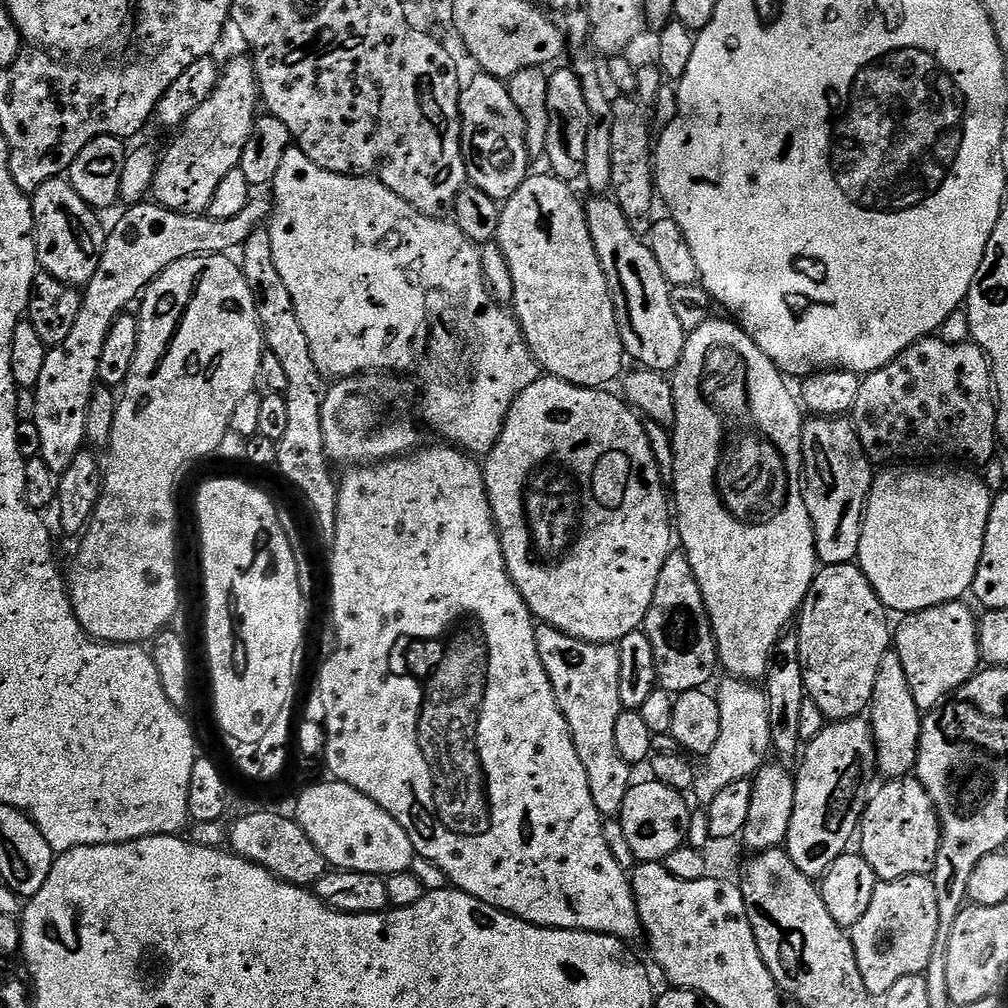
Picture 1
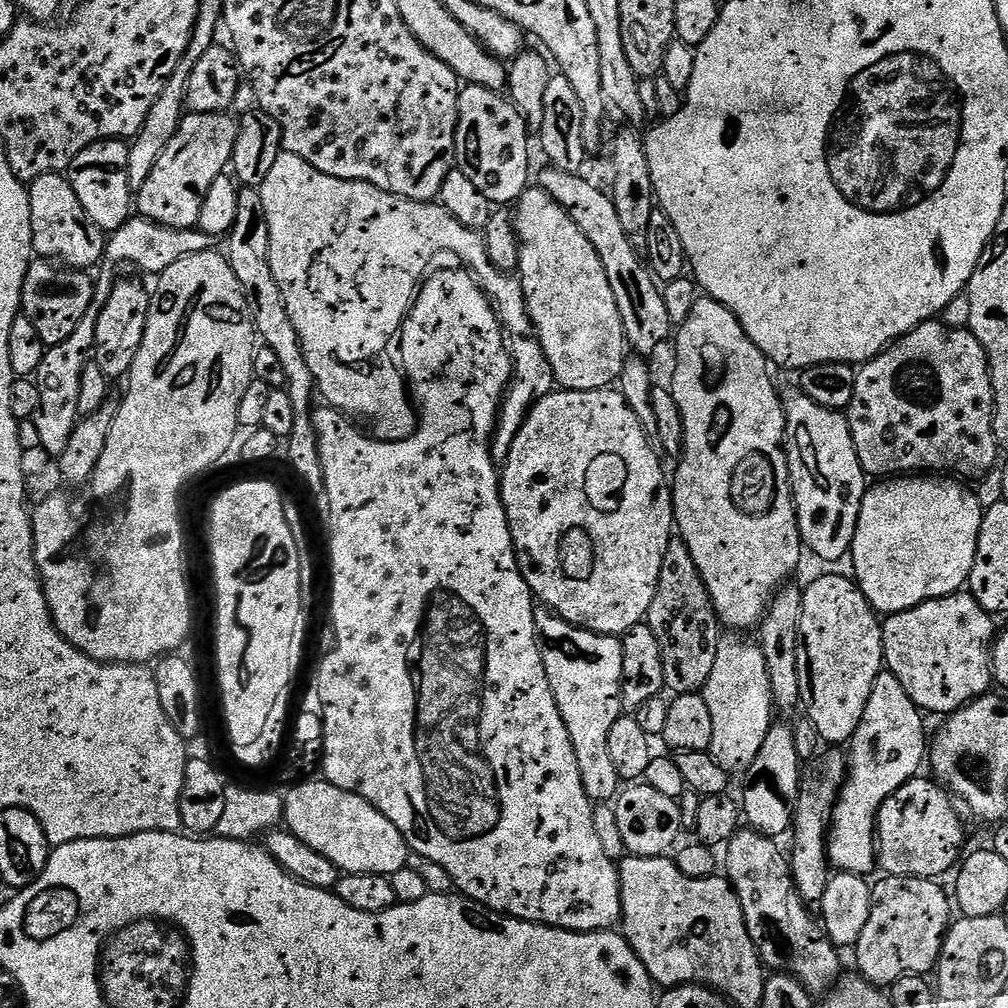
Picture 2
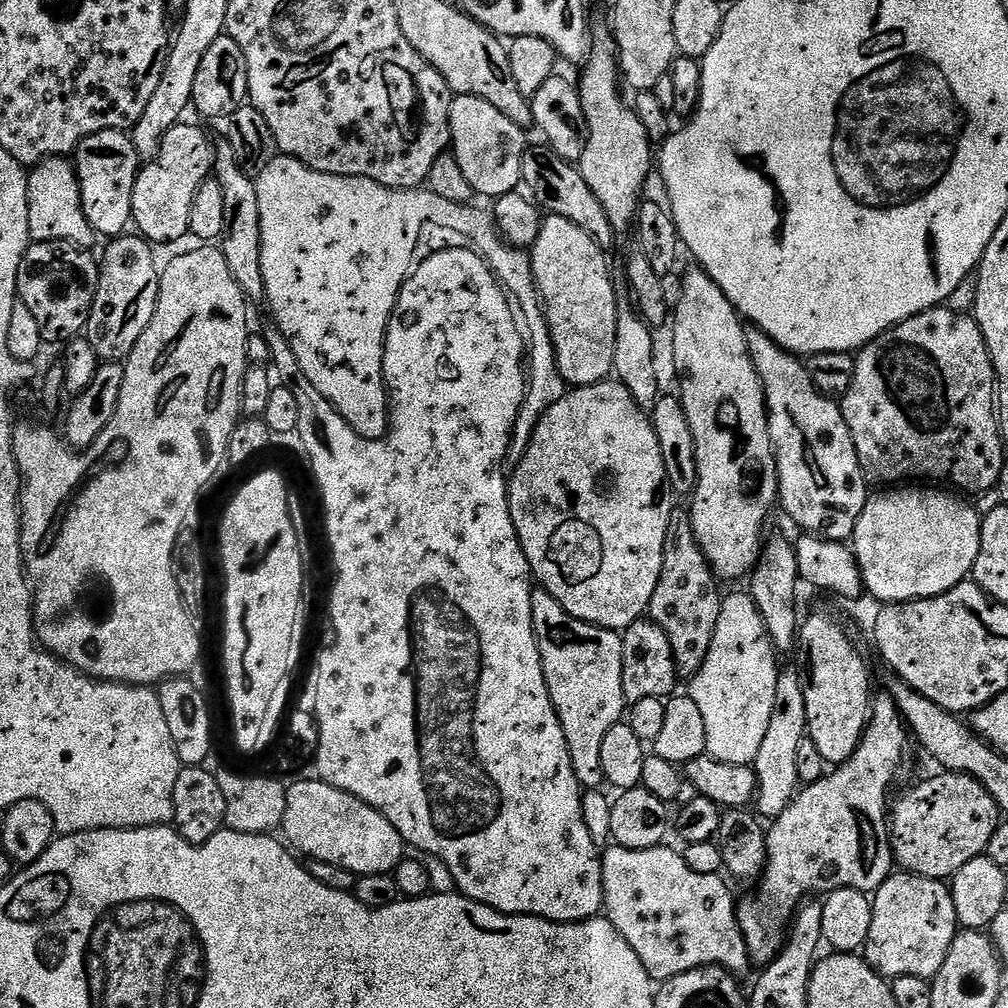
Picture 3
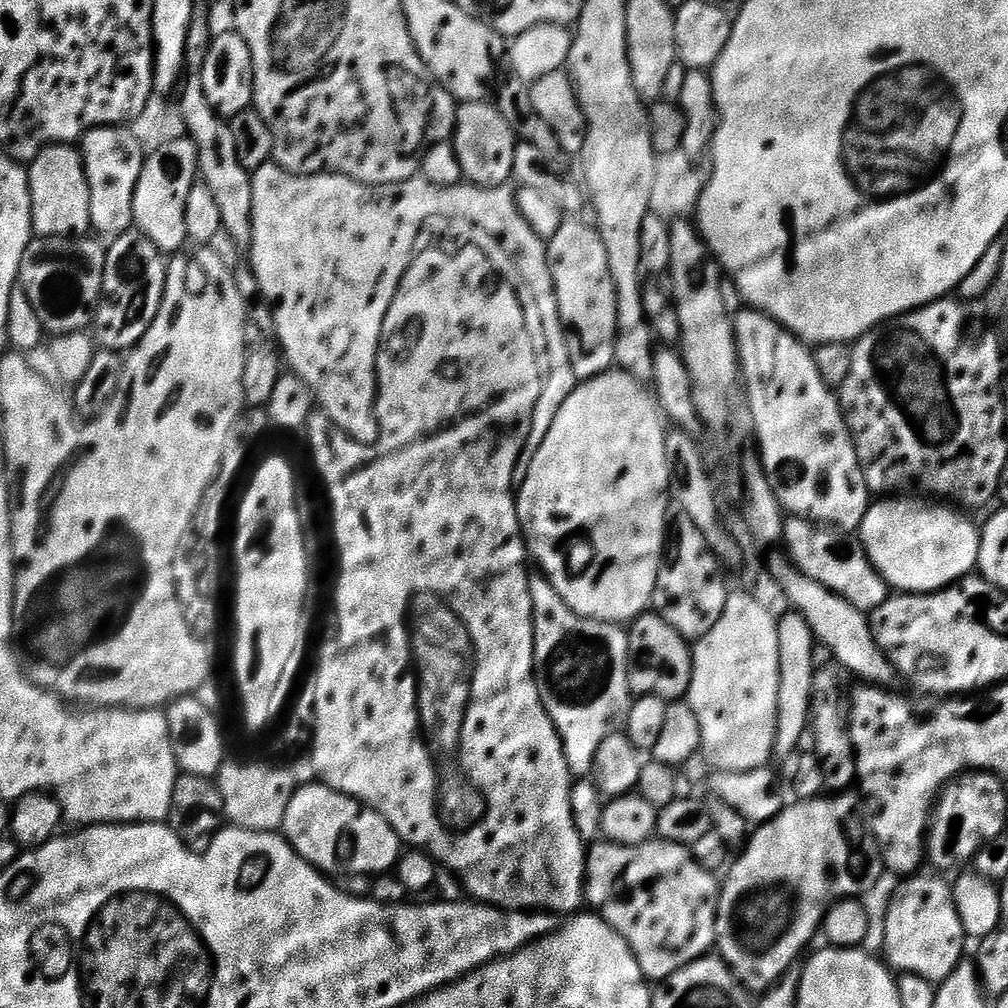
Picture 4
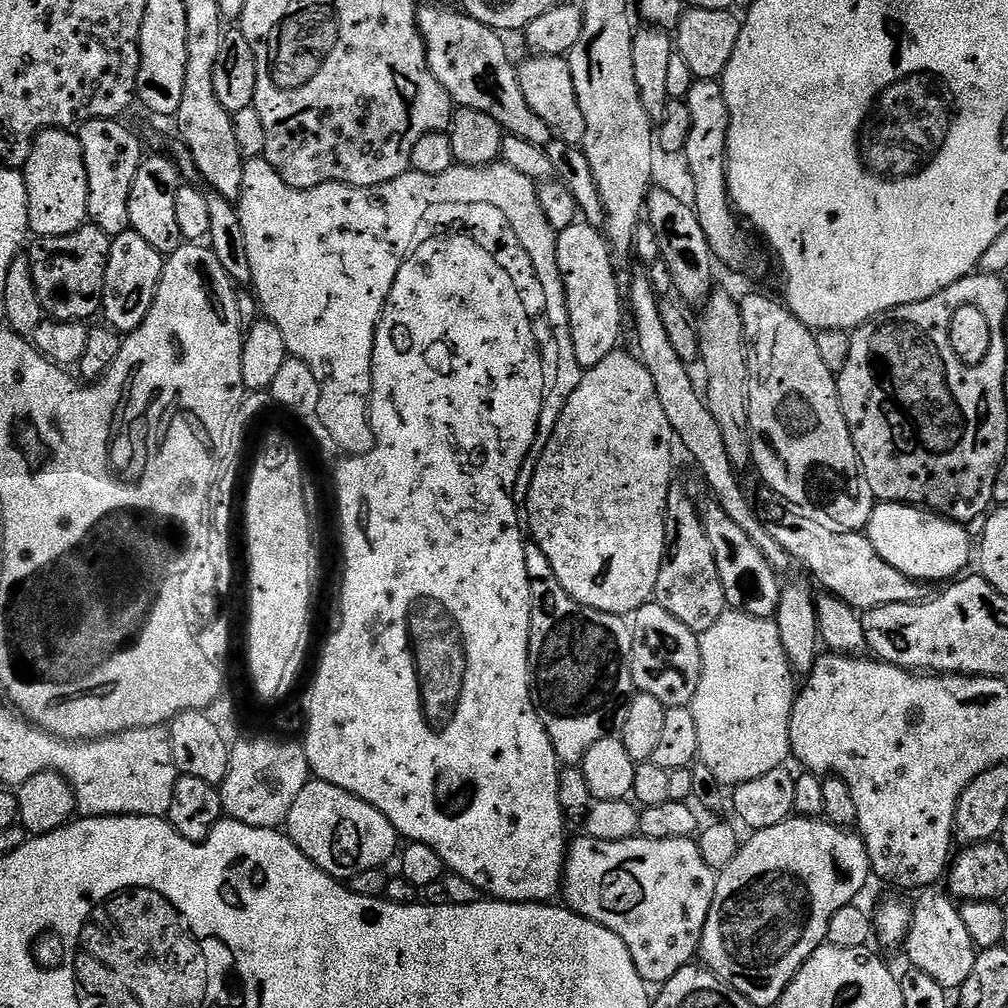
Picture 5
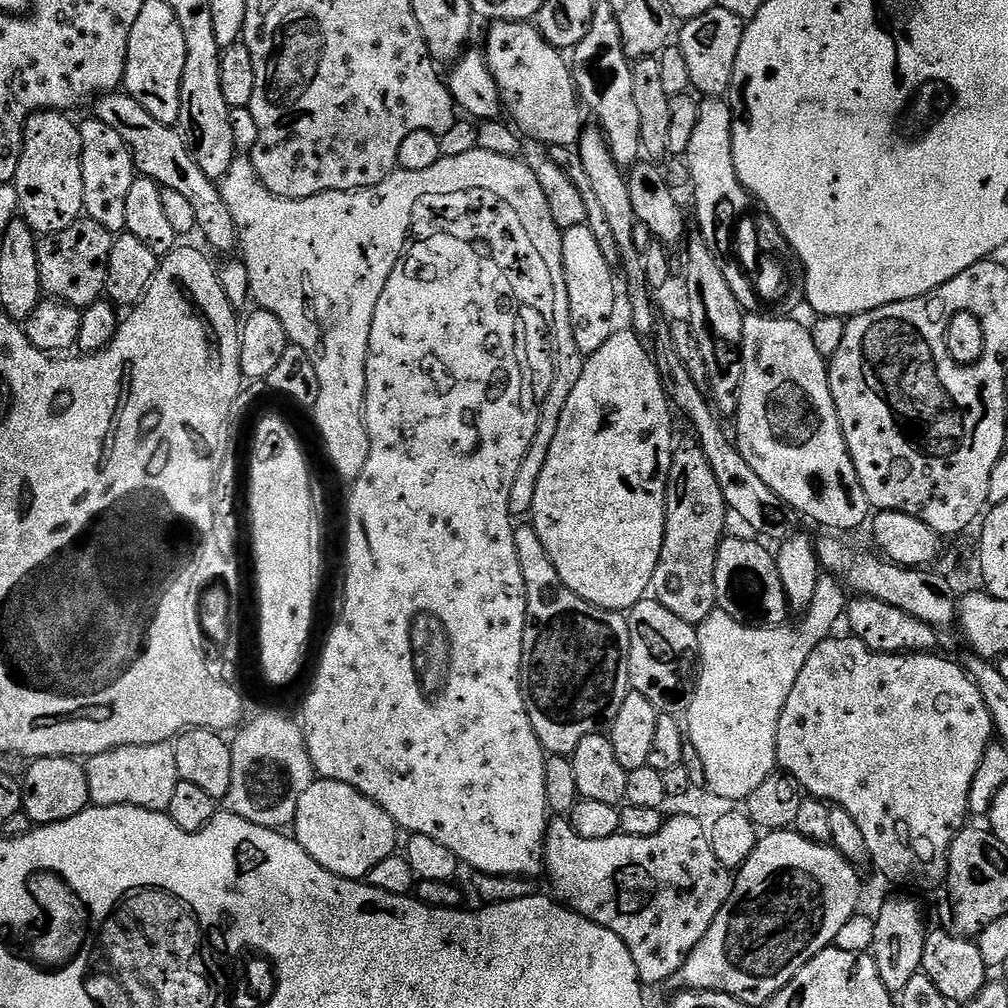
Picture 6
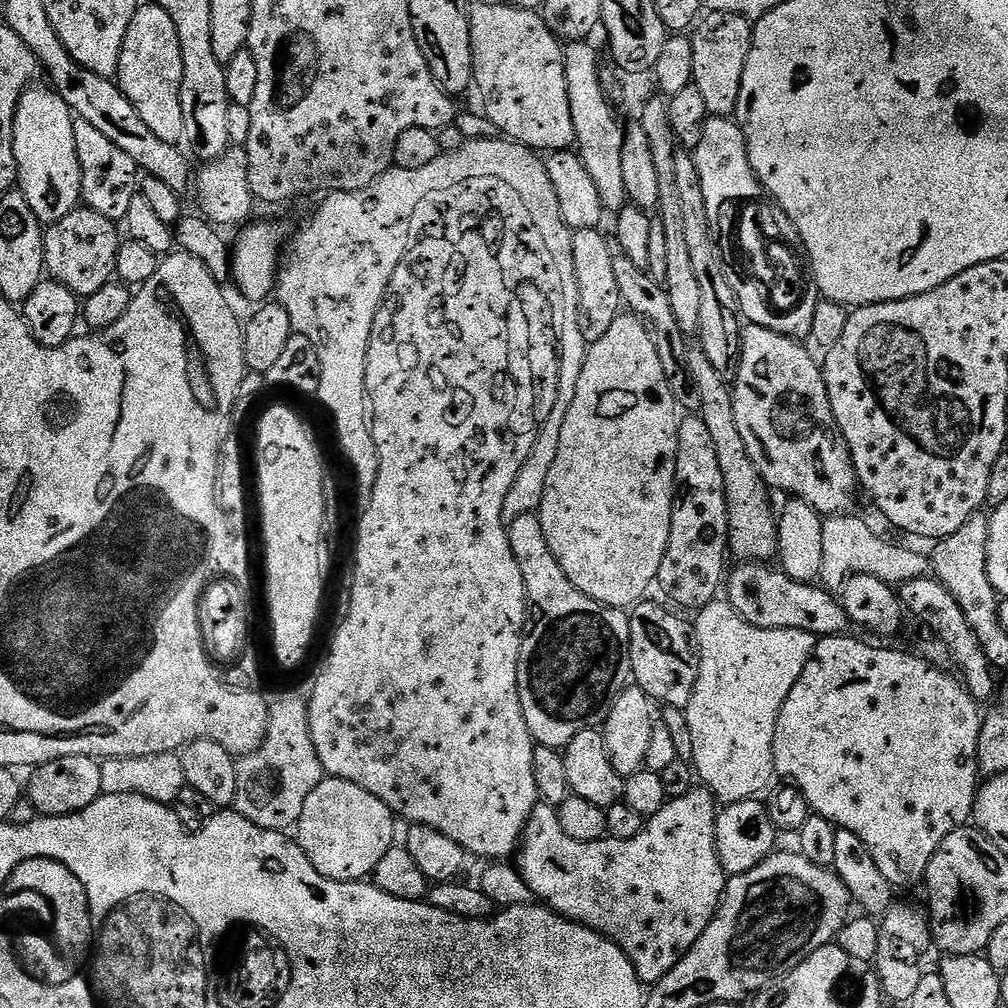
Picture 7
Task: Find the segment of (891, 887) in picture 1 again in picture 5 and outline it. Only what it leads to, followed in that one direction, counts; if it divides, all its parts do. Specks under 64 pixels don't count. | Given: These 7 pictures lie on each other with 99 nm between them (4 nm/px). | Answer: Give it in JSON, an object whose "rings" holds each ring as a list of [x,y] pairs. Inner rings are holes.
{"rings":[[[924,890],[919,893],[912,904],[912,921],[903,950],[908,951],[908,960],[913,969],[922,974],[930,974],[934,982],[943,988],[958,990],[970,978],[970,970],[974,970],[976,953],[970,933],[960,917],[957,901],[947,891]]]}

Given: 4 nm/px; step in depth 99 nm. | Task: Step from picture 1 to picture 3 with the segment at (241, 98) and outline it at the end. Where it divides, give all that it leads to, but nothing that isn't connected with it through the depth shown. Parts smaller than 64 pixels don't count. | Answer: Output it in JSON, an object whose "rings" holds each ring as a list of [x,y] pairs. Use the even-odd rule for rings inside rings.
{"rings":[[[181,122],[166,134],[154,159],[141,167],[134,186],[132,224],[135,231],[153,245],[172,244],[189,235],[192,208],[205,180],[213,175],[216,150],[213,141],[200,128]]]}

